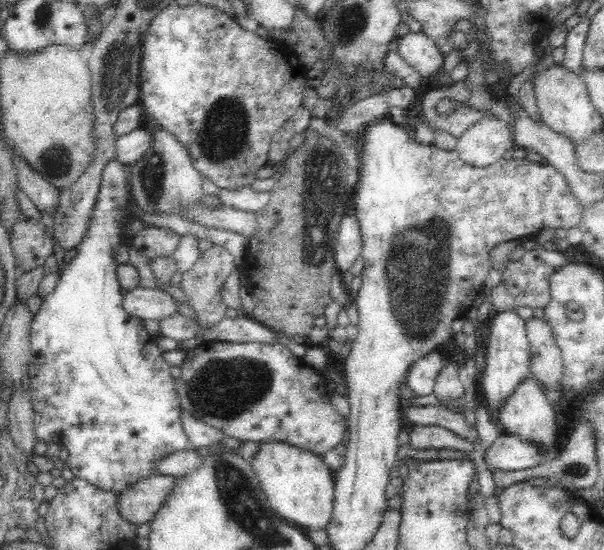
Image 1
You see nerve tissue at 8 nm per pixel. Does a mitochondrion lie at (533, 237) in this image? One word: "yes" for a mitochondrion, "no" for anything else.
no

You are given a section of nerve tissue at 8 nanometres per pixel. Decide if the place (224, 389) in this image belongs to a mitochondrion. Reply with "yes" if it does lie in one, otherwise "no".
yes

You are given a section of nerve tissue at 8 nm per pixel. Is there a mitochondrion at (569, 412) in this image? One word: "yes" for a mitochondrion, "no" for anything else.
no

